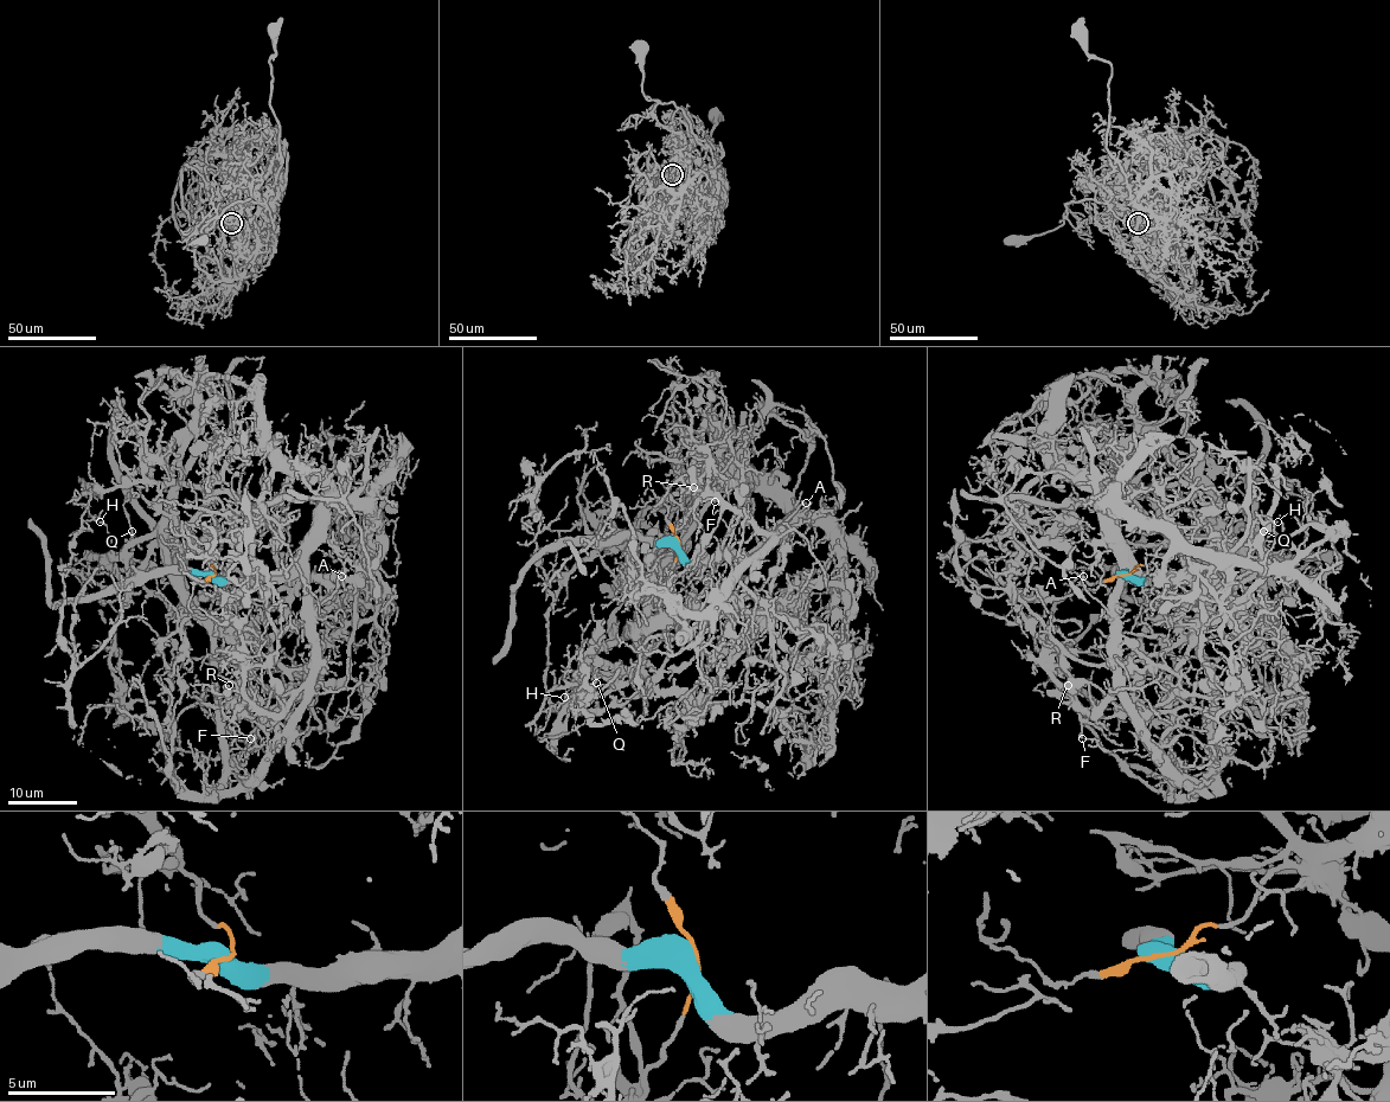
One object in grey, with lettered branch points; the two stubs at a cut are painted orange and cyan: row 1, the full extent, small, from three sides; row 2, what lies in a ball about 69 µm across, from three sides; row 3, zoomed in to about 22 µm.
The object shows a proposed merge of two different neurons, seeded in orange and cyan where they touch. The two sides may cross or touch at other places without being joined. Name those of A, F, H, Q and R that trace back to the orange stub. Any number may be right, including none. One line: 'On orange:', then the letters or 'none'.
On orange: H, Q

